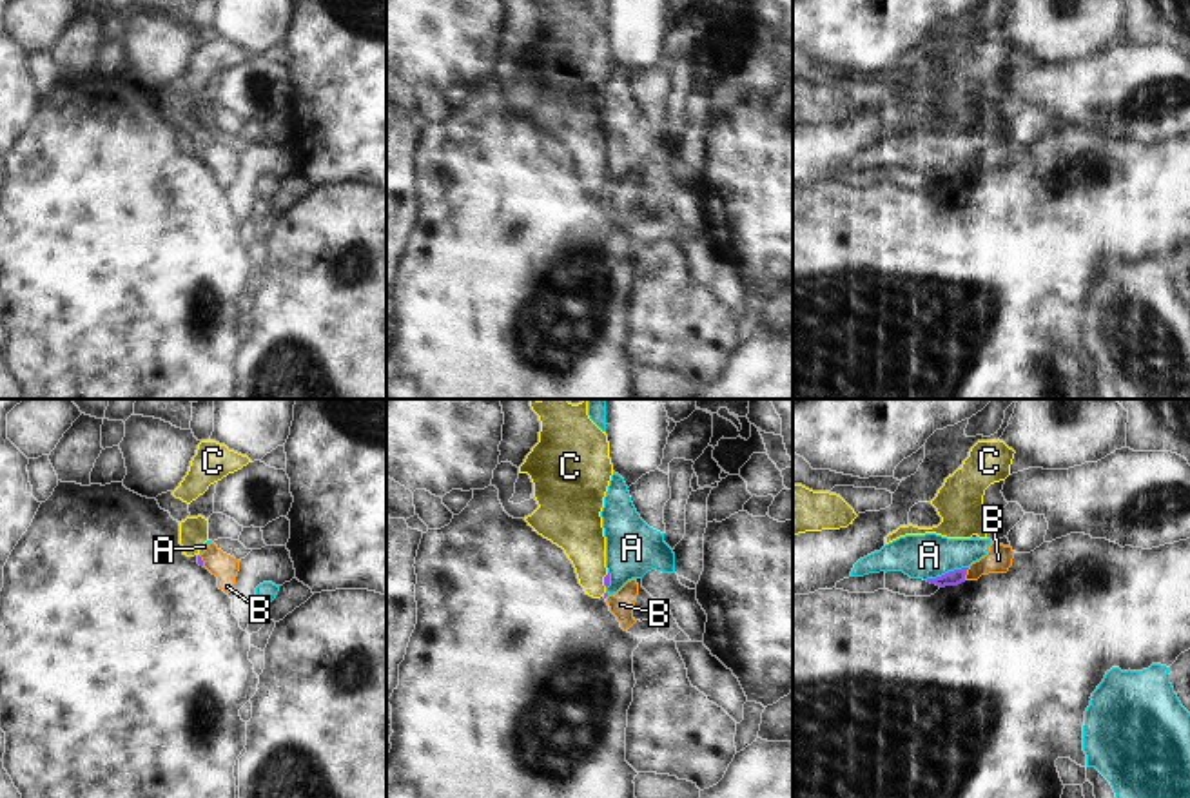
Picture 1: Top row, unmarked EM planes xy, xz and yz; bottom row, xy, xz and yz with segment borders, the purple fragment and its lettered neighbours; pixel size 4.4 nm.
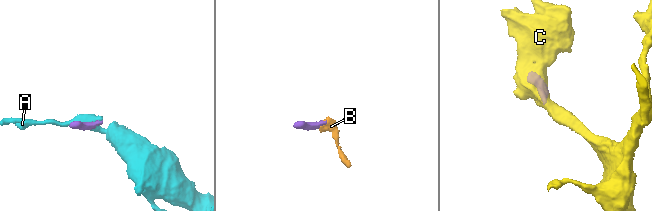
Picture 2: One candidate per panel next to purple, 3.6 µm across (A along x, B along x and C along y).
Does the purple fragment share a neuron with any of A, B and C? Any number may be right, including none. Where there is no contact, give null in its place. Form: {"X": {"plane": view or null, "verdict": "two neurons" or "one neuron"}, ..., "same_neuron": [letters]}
{"A": {"plane": "yz", "verdict": "two neurons"}, "B": {"plane": "yz", "verdict": "two neurons"}, "C": {"plane": "xz", "verdict": "two neurons"}, "same_neuron": []}

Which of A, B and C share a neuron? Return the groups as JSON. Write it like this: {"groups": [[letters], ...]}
{"groups": [["A"], ["B", "C"]]}

